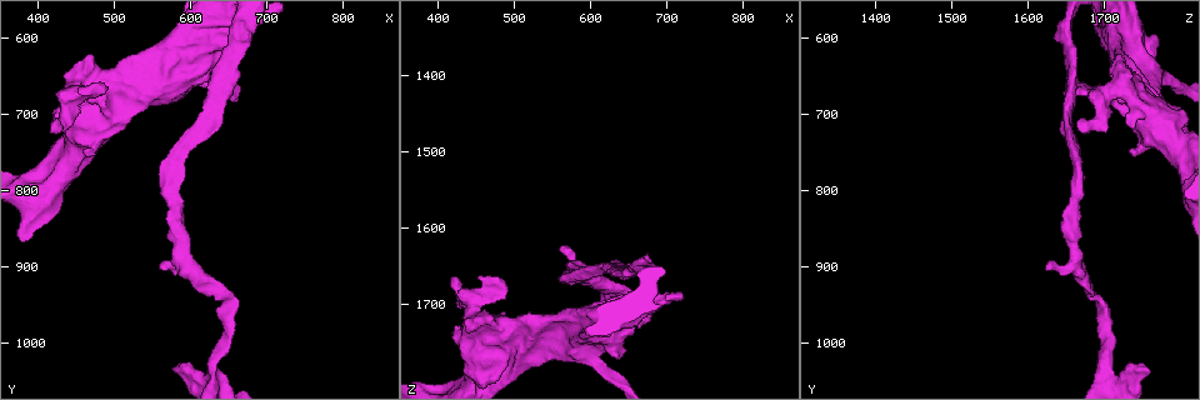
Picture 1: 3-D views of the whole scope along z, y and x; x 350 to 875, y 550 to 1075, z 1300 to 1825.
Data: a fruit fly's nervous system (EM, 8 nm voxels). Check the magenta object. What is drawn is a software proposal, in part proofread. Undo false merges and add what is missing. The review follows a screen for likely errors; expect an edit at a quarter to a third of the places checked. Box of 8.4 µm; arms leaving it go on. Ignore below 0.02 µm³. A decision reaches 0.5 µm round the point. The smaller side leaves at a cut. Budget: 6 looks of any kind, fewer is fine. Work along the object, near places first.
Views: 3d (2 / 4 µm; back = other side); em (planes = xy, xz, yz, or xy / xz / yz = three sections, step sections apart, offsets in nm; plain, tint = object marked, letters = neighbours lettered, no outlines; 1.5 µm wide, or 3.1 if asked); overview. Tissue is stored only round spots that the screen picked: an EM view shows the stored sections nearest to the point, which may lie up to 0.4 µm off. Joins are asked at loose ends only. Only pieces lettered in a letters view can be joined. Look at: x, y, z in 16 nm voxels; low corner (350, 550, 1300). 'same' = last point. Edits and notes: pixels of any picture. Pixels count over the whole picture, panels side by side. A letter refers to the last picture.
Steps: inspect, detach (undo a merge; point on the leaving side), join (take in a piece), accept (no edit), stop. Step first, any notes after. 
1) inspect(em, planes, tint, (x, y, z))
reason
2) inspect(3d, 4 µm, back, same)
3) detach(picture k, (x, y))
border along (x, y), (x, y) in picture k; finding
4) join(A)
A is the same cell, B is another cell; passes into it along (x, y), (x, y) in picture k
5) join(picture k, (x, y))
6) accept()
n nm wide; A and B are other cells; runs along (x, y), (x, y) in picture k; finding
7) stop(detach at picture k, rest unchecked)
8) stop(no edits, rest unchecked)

inspect(em, planes, letters, (645, 940, 1695))

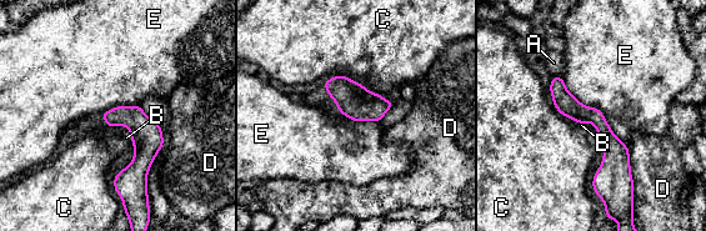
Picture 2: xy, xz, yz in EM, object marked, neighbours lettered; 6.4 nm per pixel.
accept()
120 nm wide; A, B, C, D and E are other cells; border along (562, 78), (627, 147) in picture 2; all the same neuron

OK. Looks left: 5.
inspect(em, planes, letters, (570, 900, 1620))
branch stops here

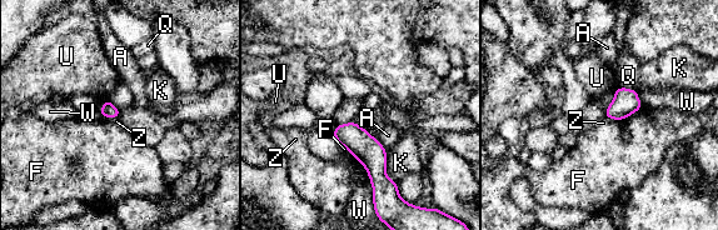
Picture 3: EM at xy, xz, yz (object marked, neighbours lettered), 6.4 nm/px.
accept()
A, F, K, Q, U, W and Z are other cells; border along (101, 115), (118, 118) in picture 3; none of them fits

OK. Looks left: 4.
inspect(em, planes, tint, (580, 1040, 1760))
an open end

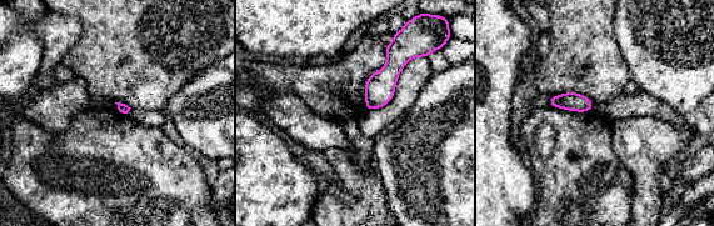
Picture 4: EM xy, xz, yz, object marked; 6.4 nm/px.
inspect(em, planes, letters, same)
see the neighbours

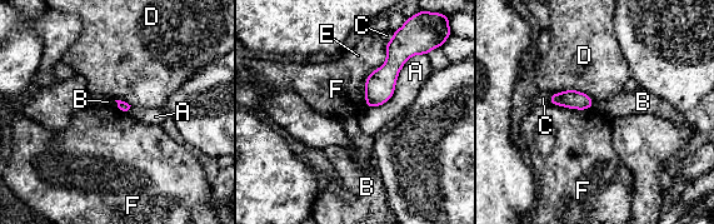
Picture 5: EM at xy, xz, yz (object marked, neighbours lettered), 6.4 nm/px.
accept()
A touches over 480 nm; A, B, C, D, E and F are other cells; none of them fits

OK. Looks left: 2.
stop(no edits, rest unchecked)

